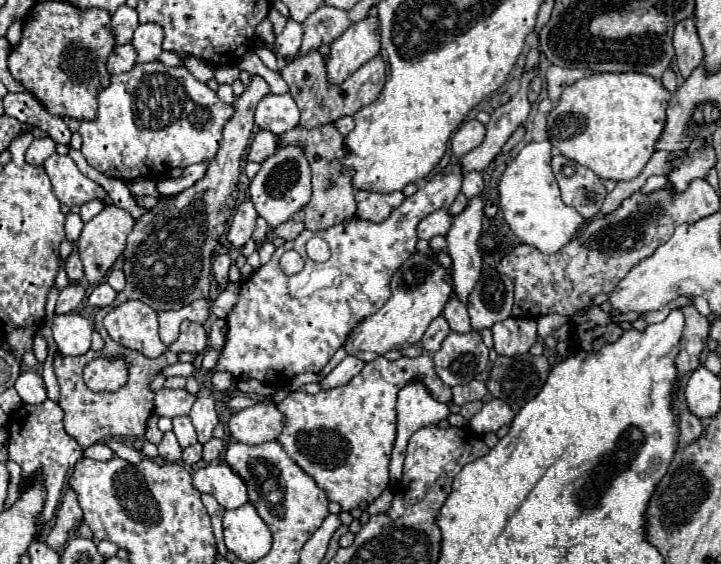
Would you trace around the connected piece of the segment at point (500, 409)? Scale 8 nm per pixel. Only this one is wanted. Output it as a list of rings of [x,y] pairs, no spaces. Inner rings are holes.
[[[491,399],[483,405],[483,409],[469,421],[471,429],[475,433],[495,433],[499,431],[503,425],[509,425],[511,419],[515,417],[515,413],[511,411],[511,407],[499,399]]]

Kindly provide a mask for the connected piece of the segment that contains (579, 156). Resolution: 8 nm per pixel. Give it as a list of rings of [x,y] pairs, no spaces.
[[[595,73],[585,79],[579,79],[567,87],[557,103],[547,115],[547,133],[553,147],[571,161],[589,167],[601,179],[627,181],[635,179],[655,151],[655,139],[663,133],[665,111],[671,93],[663,87],[661,81],[651,79],[643,73]]]

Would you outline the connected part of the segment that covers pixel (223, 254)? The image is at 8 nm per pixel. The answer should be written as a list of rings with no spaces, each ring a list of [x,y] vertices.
[[[219,245],[217,247],[217,257],[213,261],[213,277],[215,281],[219,283],[219,293],[227,287],[229,279],[227,279],[227,273],[229,273],[229,265],[231,265],[231,257],[229,257],[229,247],[227,245]]]

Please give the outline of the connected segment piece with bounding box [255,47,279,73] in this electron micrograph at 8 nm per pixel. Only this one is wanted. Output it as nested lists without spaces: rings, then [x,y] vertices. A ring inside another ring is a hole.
[[[259,47],[259,49],[255,49],[255,53],[259,55],[259,59],[271,69],[271,71],[275,71],[275,73],[279,73],[279,63],[277,63],[277,57],[275,57],[275,53],[269,47]]]

